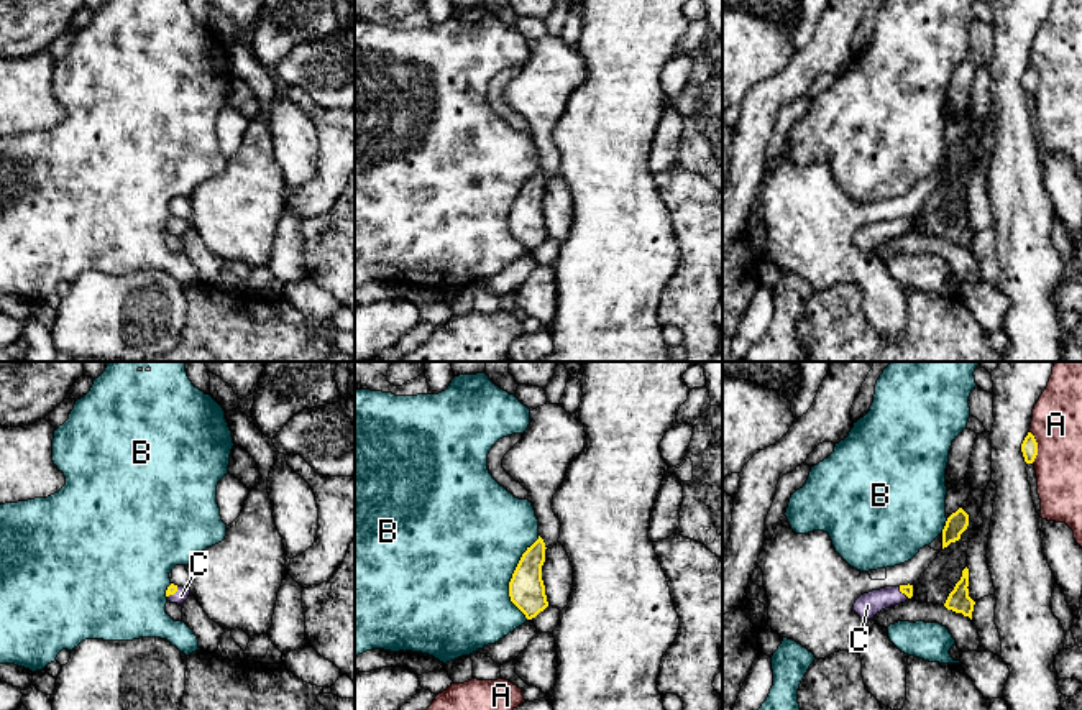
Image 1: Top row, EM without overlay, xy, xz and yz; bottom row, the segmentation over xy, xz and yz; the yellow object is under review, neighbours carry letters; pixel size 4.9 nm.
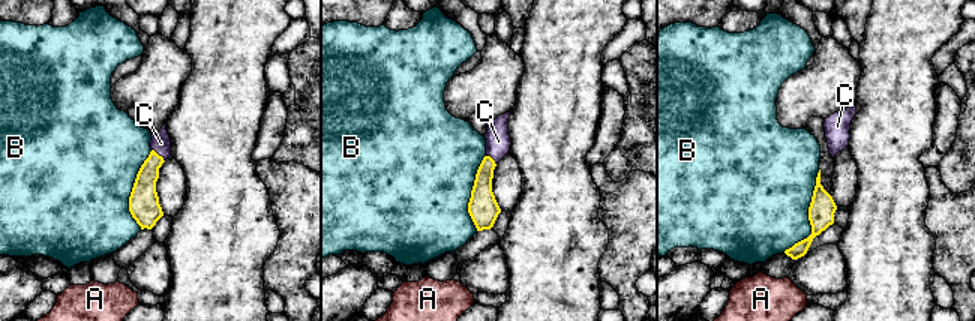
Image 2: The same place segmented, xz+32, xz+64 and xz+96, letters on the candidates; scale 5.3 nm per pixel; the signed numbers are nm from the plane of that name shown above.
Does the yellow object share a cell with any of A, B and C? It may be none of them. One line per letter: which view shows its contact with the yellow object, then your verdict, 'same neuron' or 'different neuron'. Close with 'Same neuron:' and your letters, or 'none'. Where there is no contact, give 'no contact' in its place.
A: contact in yz; different neuron
B: contact in xz; different neuron
C: contact in xy; same neuron
Same neuron: C

